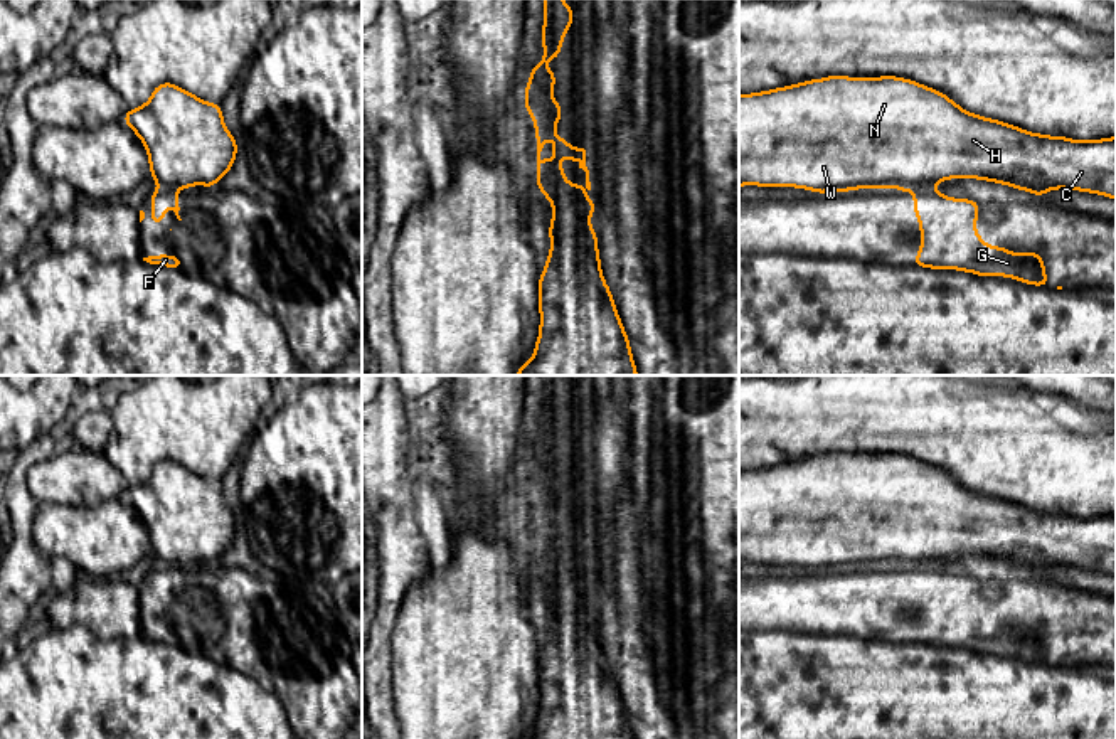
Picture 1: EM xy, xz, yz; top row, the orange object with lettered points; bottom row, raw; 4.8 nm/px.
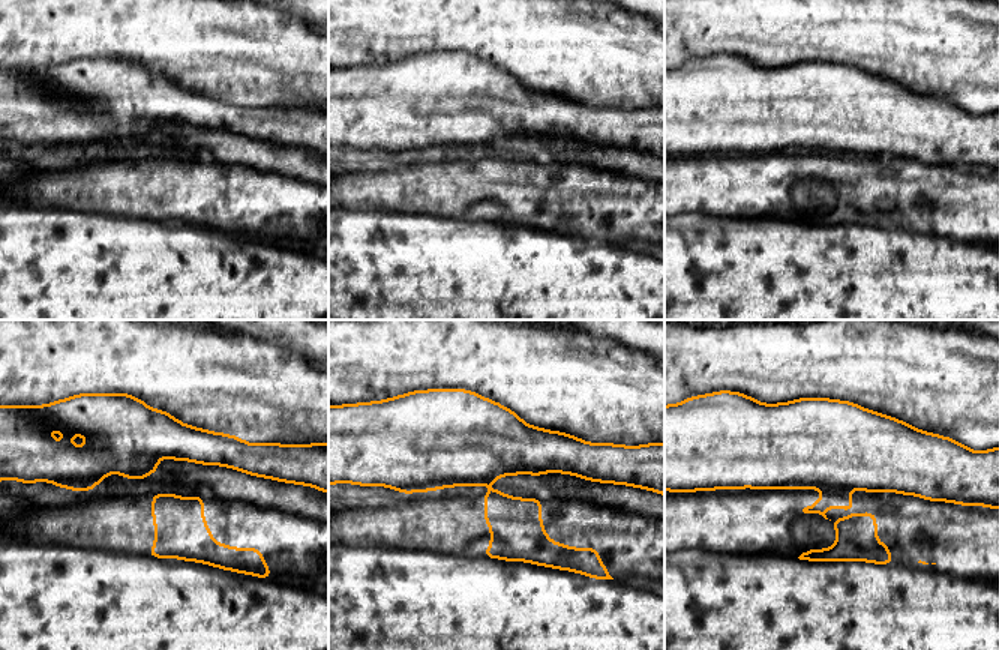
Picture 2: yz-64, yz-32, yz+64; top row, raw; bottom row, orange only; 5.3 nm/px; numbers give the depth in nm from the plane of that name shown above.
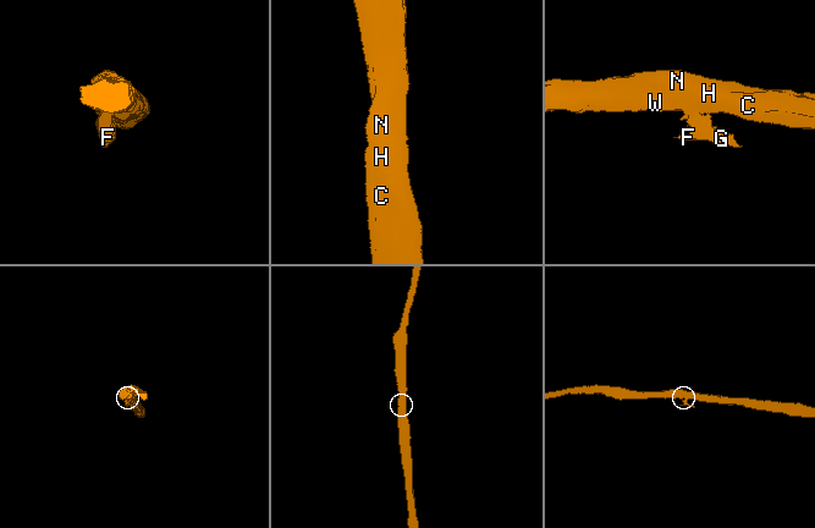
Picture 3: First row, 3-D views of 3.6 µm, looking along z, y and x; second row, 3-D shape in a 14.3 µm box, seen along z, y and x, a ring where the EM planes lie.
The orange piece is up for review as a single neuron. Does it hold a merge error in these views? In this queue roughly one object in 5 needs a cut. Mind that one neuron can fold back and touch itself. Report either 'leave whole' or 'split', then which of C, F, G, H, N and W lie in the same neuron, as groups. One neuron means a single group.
split; C H N W / F G

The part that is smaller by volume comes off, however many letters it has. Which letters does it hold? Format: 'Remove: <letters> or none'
Remove: F, G

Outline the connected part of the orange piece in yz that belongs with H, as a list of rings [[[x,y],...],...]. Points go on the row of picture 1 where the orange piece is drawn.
[[[830,76],[756,94],[739,94],[739,187],[800,187],[823,194],[855,189],[933,189],[946,178],[990,180],[1034,195],[1069,189],[1116,199],[1116,136],[1081,141],[1030,133],[968,113],[939,91],[892,76]]]

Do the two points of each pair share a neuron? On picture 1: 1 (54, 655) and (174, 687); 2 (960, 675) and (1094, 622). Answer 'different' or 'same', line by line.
1: same
2: different

